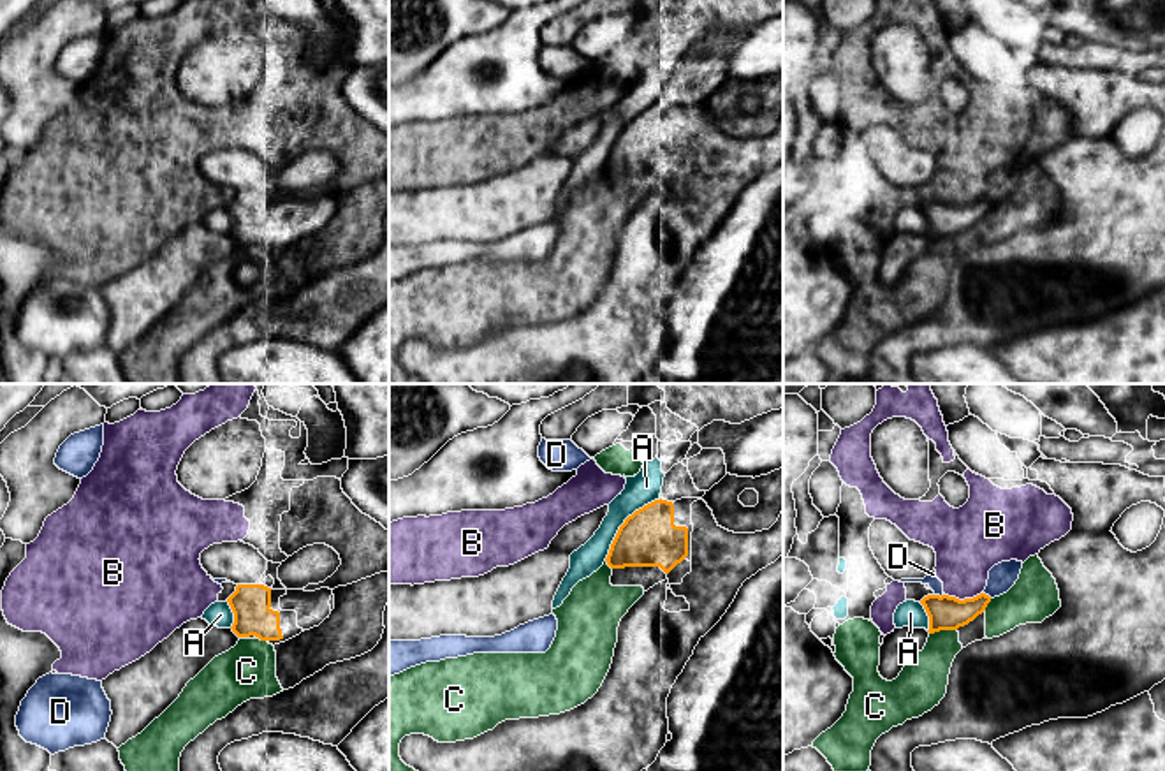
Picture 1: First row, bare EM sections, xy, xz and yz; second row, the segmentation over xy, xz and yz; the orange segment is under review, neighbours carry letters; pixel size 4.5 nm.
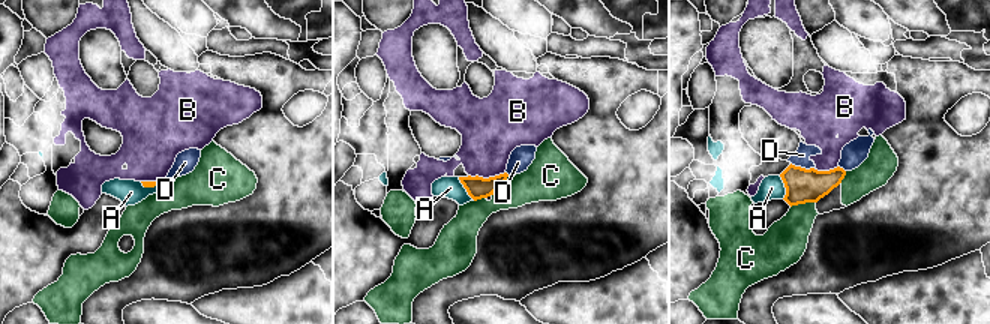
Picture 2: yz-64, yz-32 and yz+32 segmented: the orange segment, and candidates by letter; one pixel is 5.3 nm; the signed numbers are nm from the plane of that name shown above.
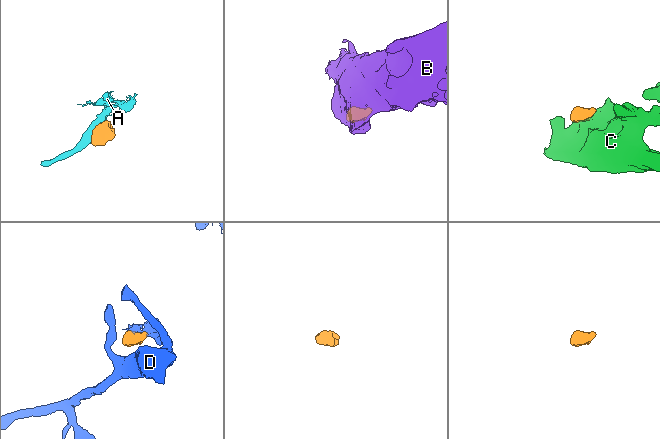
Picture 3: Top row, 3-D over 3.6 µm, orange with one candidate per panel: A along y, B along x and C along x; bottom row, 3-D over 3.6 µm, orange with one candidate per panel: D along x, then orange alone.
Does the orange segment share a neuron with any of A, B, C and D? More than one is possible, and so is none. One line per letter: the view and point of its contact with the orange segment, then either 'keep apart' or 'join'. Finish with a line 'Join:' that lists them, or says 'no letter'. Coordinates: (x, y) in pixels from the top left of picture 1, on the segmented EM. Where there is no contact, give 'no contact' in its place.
A: contact xz (623, 523); keep apart
B: contact yz (965, 599); keep apart
C: contact yz (942, 629); keep apart
D: contact yz (938, 595); keep apart
Join: no letter

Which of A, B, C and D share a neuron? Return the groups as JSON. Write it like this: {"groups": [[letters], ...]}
{"groups": [["A", "B"], ["C"], ["D"]]}

